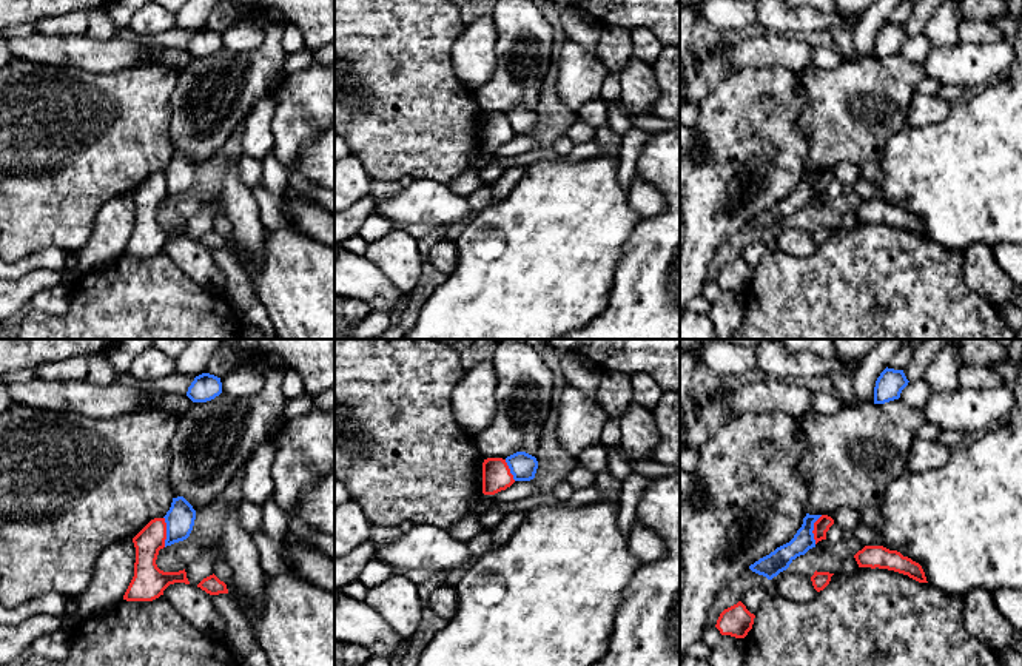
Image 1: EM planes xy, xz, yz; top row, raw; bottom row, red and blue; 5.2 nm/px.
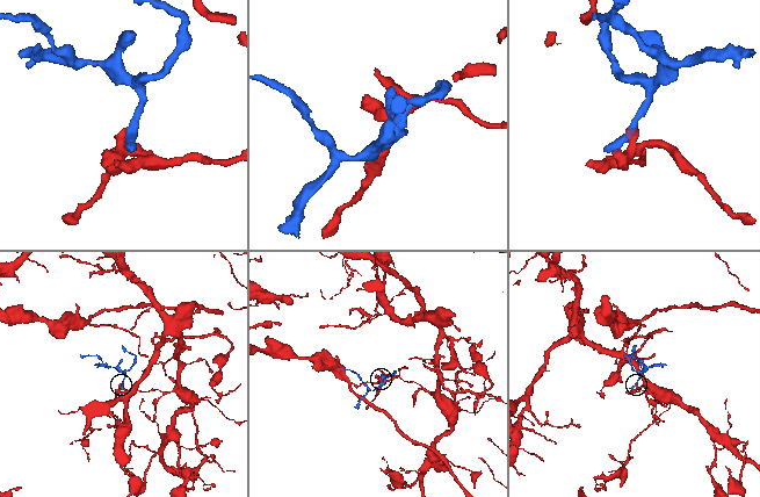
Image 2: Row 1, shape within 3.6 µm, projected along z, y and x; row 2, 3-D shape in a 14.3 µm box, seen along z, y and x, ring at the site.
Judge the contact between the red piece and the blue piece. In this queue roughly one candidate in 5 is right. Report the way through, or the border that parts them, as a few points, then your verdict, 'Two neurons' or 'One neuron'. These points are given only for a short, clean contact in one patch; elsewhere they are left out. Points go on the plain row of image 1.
Boundary: xy (164, 171), (165, 201). Two neurons

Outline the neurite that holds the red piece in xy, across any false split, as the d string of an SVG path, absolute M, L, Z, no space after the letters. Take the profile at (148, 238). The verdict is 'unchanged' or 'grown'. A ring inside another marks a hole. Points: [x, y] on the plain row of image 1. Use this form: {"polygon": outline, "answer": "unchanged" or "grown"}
{"polygon": "M165 173L151 174L134 193L136 217L134 231L123 250L126 256L153 256L174 237L190 239L187 227L163 227L157 222L159 205L165 202Z", "answer": "unchanged"}

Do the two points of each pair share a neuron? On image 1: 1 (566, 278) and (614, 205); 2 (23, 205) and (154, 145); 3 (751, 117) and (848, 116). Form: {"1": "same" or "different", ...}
{"1": "same", "2": "same", "3": "different"}

